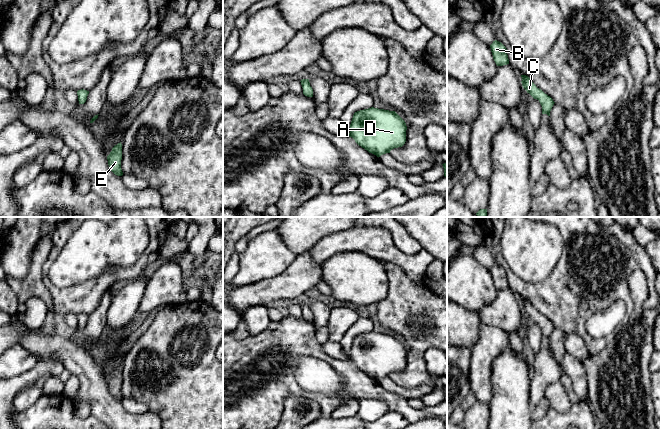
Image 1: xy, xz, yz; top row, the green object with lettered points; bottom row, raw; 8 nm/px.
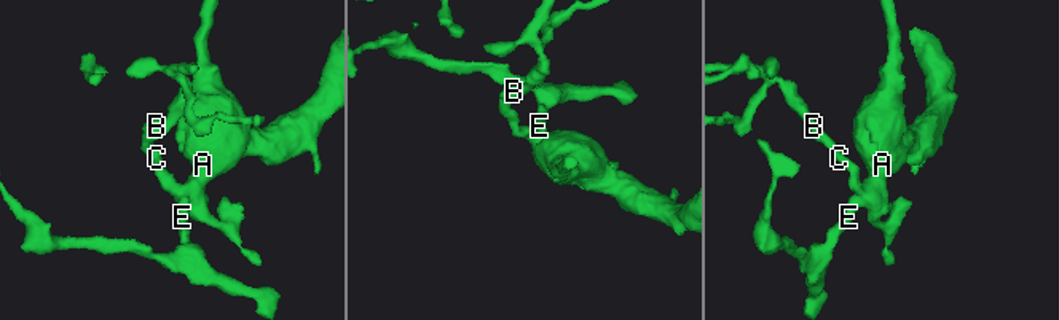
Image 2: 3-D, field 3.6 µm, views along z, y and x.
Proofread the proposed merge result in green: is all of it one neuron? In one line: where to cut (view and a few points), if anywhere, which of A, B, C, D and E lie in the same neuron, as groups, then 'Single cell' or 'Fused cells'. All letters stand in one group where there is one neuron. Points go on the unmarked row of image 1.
No split. Groups: A B C D E. Single cell

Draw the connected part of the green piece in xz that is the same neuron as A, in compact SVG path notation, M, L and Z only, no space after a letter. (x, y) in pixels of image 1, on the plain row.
M371 331L354 337L349 360L380 381L405 368L406 354L405 345L395 335Z

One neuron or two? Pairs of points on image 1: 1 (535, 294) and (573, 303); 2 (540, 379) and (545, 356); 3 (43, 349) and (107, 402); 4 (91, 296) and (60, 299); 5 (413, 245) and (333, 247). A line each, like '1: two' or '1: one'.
1: one
2: one
3: one
4: one
5: two

